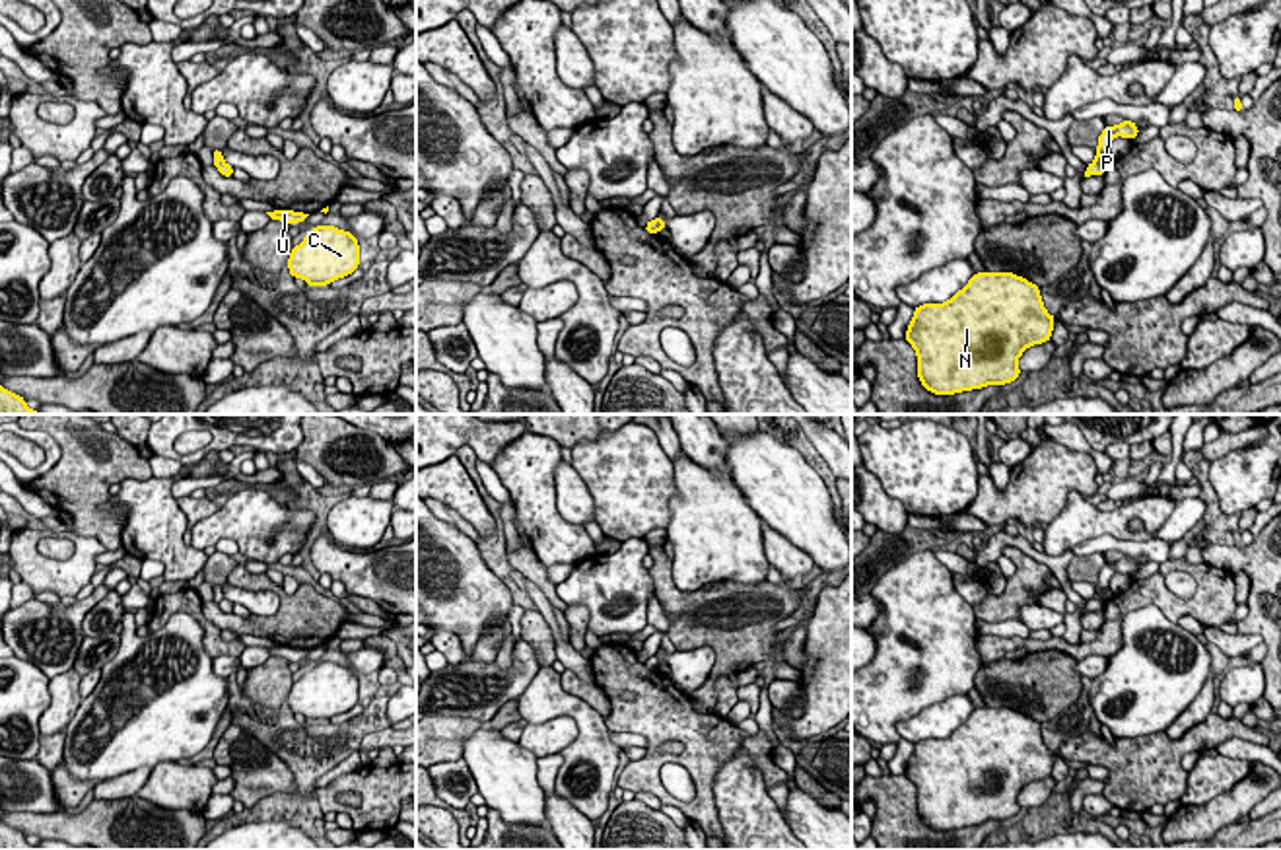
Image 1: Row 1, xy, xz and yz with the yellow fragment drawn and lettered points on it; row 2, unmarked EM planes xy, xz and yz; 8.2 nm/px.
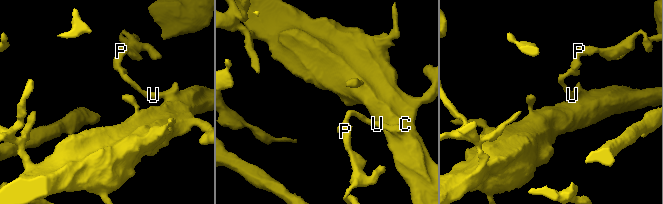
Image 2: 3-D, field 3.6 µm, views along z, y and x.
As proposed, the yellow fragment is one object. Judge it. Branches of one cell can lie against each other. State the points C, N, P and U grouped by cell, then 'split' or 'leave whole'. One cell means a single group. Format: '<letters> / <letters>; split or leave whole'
C N U / P; split

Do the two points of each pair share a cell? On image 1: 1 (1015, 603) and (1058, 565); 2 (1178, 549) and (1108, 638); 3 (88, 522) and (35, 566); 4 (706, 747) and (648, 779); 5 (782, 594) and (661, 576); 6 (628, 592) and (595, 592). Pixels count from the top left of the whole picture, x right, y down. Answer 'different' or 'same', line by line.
1: different
2: different
3: different
4: same
5: same
6: same

